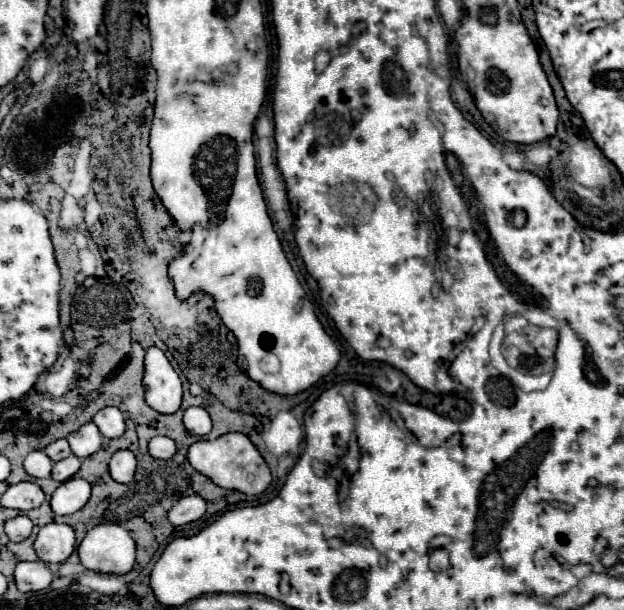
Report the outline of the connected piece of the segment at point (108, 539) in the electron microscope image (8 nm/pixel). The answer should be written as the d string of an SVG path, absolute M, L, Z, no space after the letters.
M99 524L85 534L77 554L87 570L127 574L135 564L135 542L119 524Z

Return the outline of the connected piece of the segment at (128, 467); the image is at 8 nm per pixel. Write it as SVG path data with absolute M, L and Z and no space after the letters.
M117 450L109 462L109 474L115 482L127 484L135 474L135 456L129 450Z

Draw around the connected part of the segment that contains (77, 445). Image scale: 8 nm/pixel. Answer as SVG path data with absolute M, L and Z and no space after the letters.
M93 422L83 424L77 432L69 434L67 440L69 440L71 452L73 452L77 458L87 458L87 456L91 456L91 454L97 452L97 450L101 448L101 444L103 444L103 436L101 436L99 428L97 428Z

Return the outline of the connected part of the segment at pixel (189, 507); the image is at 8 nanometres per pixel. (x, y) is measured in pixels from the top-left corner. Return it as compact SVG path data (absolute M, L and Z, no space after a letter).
M185 496L169 510L169 522L173 526L183 526L199 520L205 514L205 510L207 504L205 500L201 500L201 496Z

